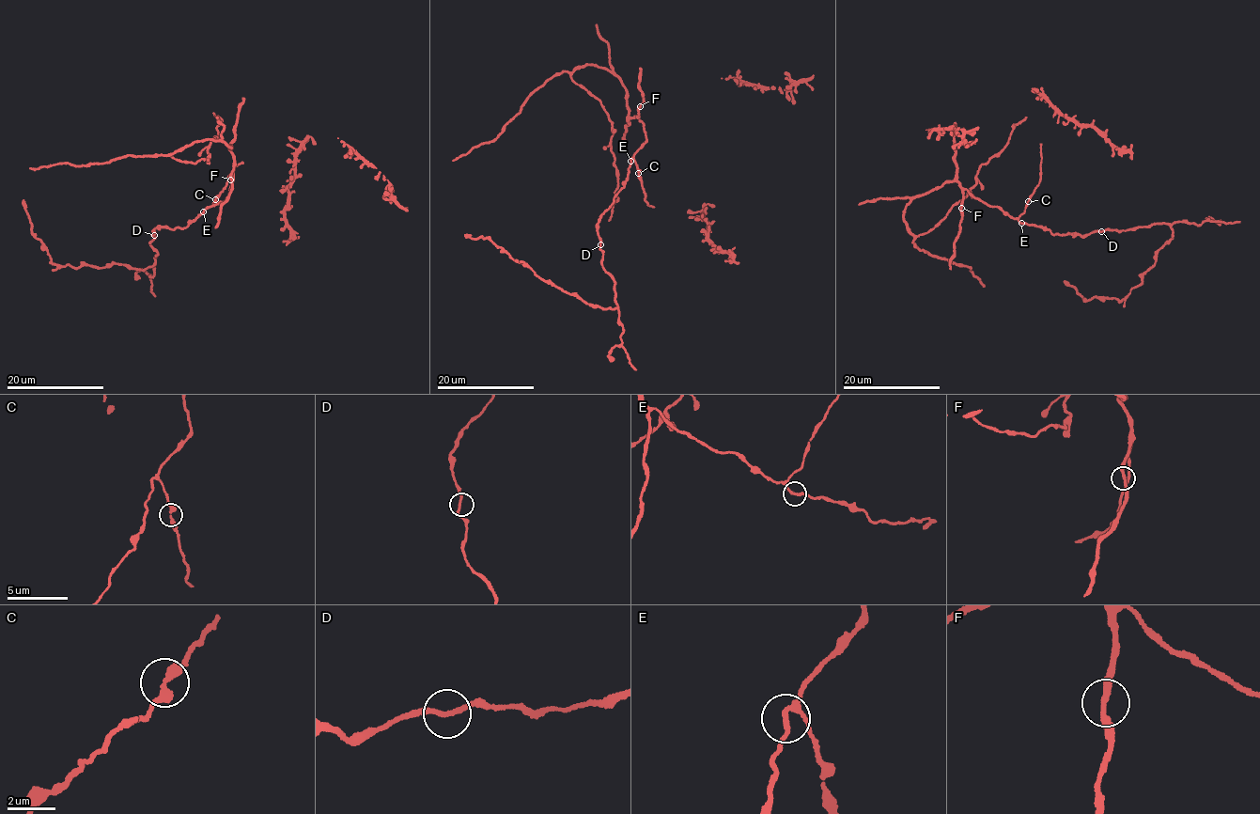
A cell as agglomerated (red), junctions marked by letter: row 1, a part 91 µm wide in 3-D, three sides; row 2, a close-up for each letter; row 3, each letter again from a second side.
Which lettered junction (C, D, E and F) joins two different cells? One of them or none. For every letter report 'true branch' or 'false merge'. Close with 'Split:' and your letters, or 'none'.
C: true branch
D: true branch
E: true branch
F: true branch
Split: none

